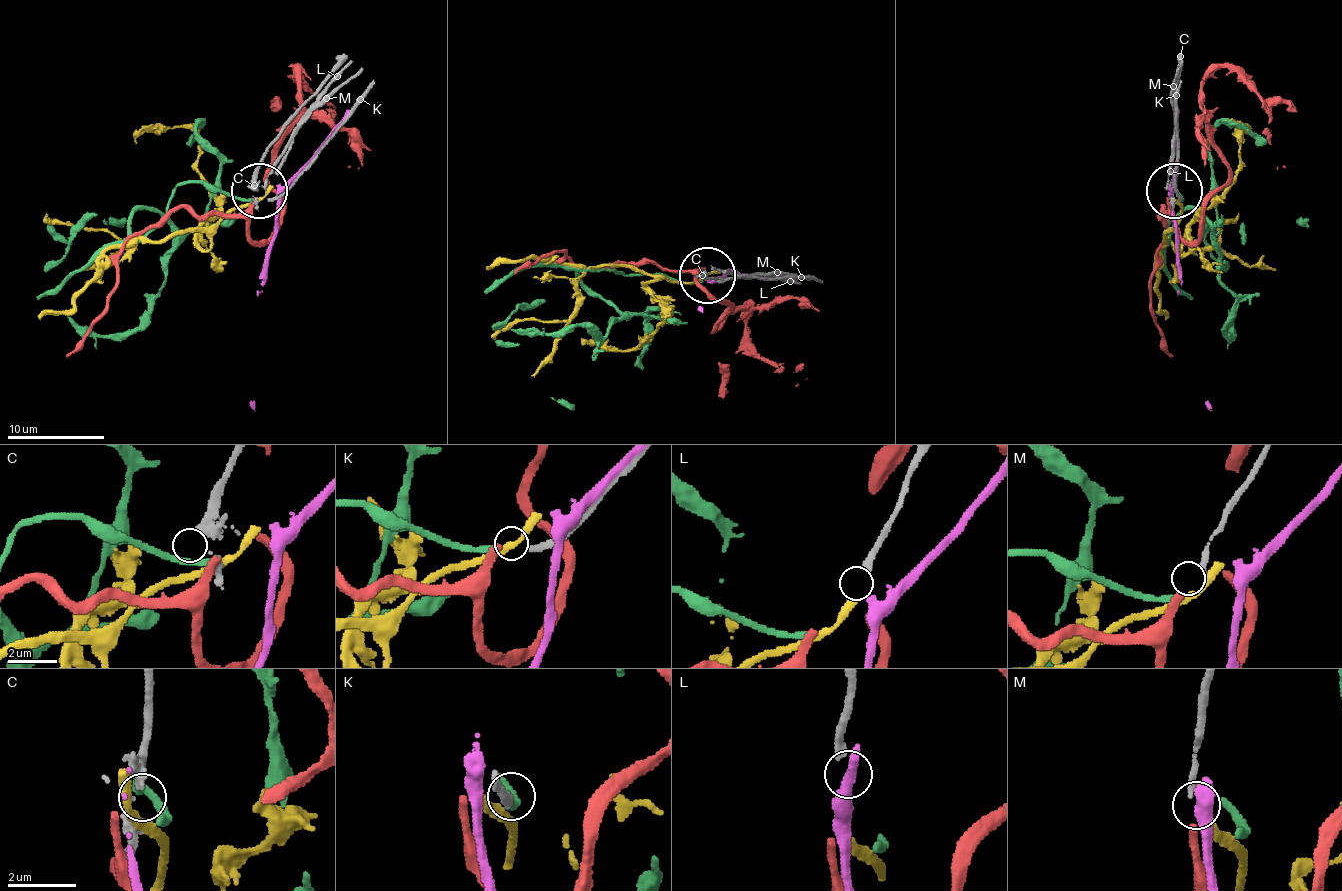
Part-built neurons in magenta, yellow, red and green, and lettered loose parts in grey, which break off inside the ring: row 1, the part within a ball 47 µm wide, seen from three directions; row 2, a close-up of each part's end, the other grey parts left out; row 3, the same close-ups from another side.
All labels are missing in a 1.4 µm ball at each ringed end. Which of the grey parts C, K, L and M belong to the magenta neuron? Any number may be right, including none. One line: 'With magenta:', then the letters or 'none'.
With magenta: none

